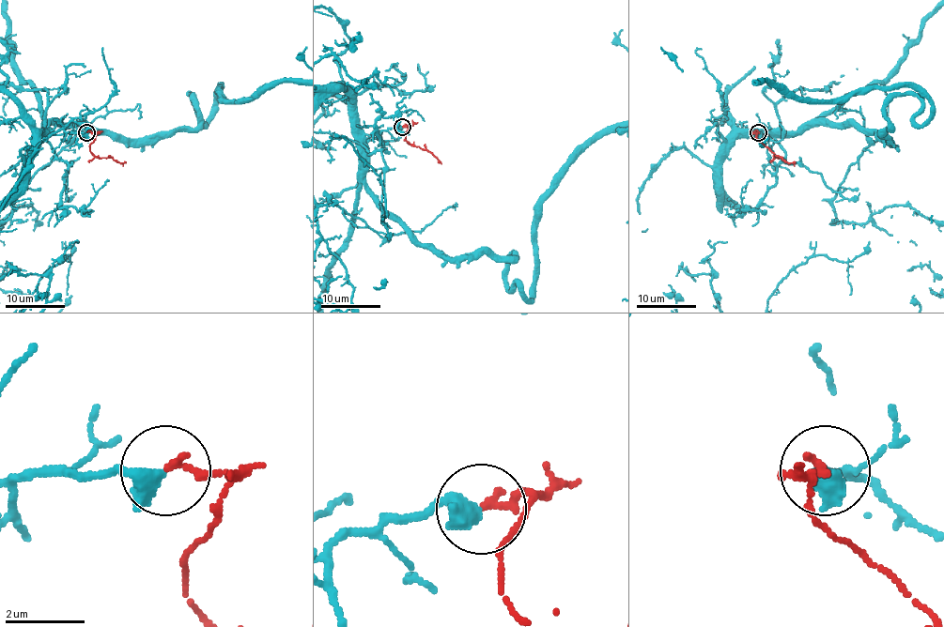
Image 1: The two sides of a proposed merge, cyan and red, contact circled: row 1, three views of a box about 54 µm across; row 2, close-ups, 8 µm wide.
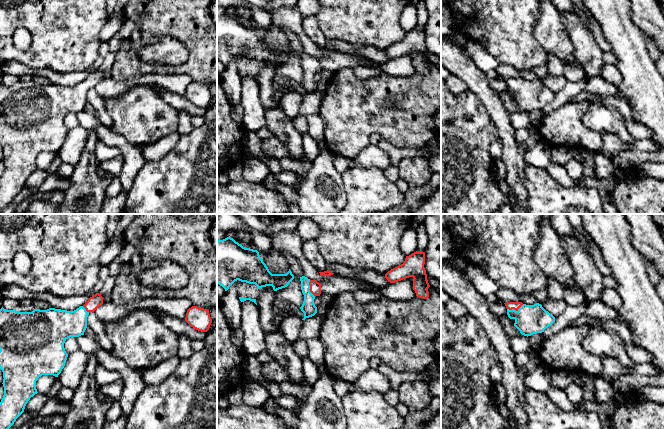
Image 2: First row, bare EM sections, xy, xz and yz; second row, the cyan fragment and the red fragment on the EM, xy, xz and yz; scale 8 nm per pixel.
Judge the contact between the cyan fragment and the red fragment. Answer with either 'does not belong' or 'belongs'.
belongs

